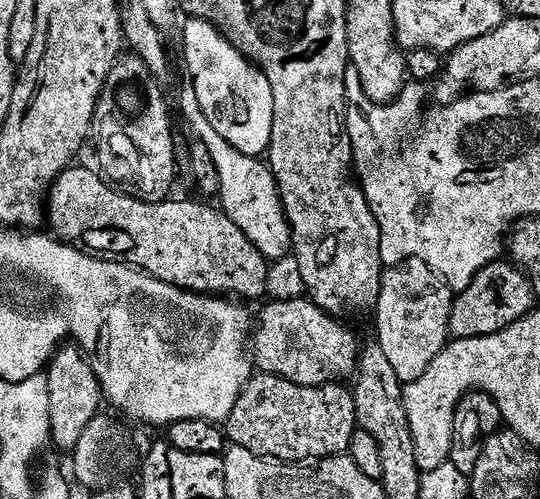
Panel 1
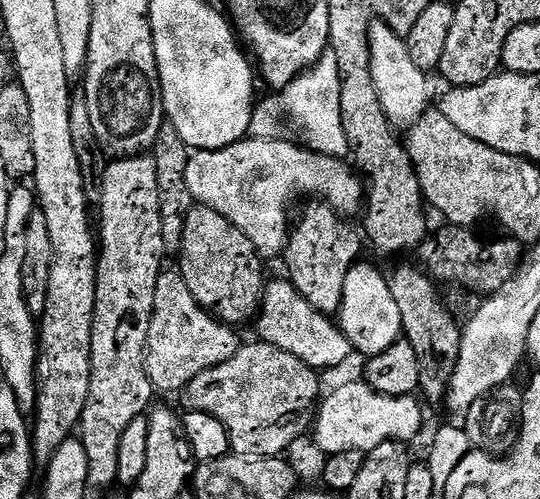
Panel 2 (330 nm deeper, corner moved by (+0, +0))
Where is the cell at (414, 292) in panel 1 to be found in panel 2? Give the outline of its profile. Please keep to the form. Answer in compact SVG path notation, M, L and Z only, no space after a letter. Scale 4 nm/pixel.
M356 263L350 274L346 274L338 323L353 349L361 352L364 358L371 358L382 354L382 350L401 339L404 327L402 314L398 314L398 302L394 302L394 294L390 294L388 276L380 273L374 265L364 263Z

